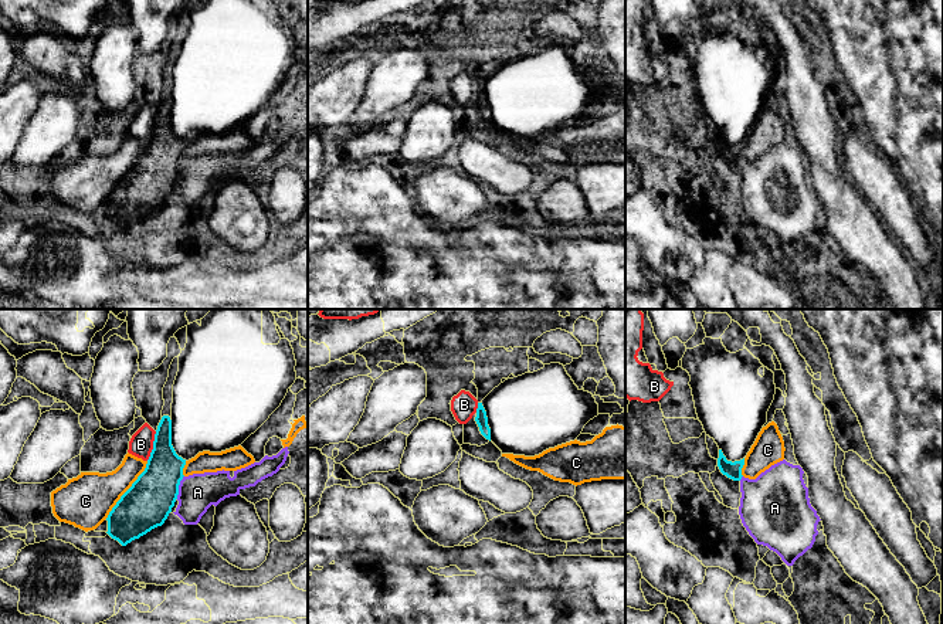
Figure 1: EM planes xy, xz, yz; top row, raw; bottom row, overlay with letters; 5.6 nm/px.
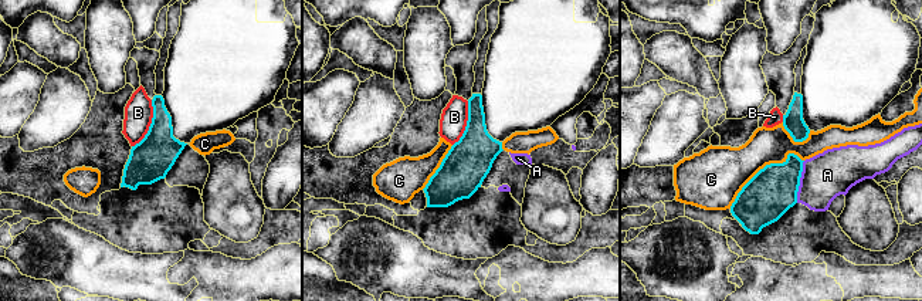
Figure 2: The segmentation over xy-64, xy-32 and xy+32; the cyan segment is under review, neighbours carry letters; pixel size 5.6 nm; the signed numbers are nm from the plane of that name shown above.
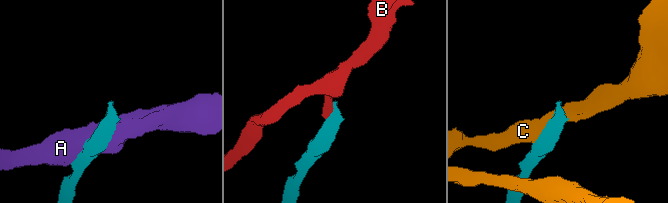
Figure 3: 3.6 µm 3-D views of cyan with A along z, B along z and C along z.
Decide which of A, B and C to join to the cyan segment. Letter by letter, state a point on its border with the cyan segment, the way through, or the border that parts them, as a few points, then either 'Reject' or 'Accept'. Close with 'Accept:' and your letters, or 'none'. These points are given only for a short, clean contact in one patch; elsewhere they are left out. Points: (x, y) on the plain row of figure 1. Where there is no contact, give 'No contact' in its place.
A: Touches cyan at xy (177, 169). Reject
B: Touches cyan at xy (153, 128). Boundary: xy (156, 114), (153, 131), (146, 142). Reject
C: Touches cyan at xy (128, 172). Reject
Accept: none

